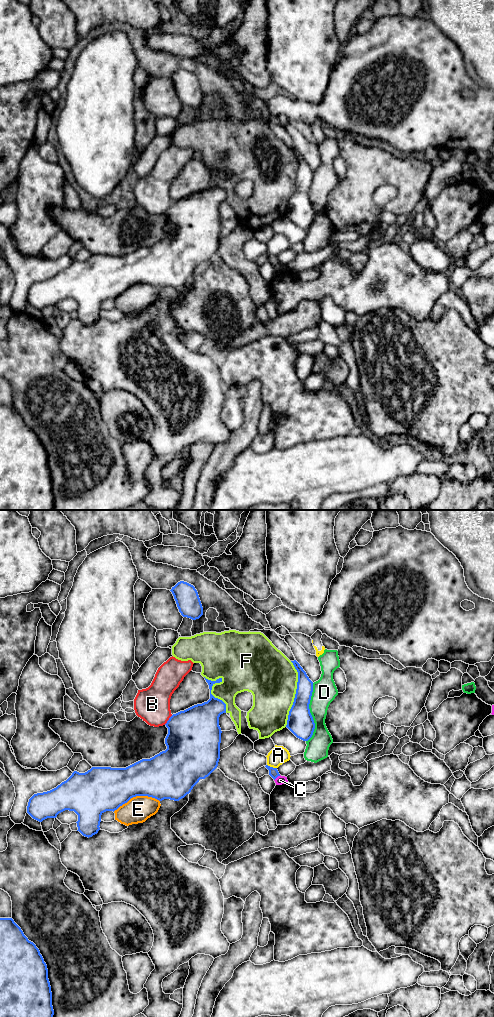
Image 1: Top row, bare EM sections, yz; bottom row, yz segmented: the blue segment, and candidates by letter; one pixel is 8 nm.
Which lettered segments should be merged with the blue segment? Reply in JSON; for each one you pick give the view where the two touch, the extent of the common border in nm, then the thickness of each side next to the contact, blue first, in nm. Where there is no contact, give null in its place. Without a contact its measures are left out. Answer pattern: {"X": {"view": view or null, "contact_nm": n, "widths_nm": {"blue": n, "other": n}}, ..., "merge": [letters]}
{"merge": []}

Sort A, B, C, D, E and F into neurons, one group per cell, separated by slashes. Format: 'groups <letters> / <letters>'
groups A / B / C / D / E / F

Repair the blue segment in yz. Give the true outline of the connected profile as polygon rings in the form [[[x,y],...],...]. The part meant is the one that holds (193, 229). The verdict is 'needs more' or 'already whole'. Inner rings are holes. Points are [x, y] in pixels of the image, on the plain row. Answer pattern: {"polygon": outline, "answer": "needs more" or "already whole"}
{"polygon": [[[206,167],[210,177],[210,187],[184,199],[173,202],[167,211],[165,226],[167,237],[150,247],[142,247],[126,256],[92,255],[85,261],[74,259],[56,276],[34,282],[28,290],[27,301],[42,310],[56,306],[65,298],[78,303],[77,315],[85,325],[92,325],[100,318],[101,303],[115,299],[131,286],[148,284],[159,289],[170,287],[179,289],[191,280],[200,267],[208,265],[218,254],[220,247],[221,216],[219,205],[226,201],[226,192],[211,182],[212,174],[222,170]]], "answer": "already whole"}

